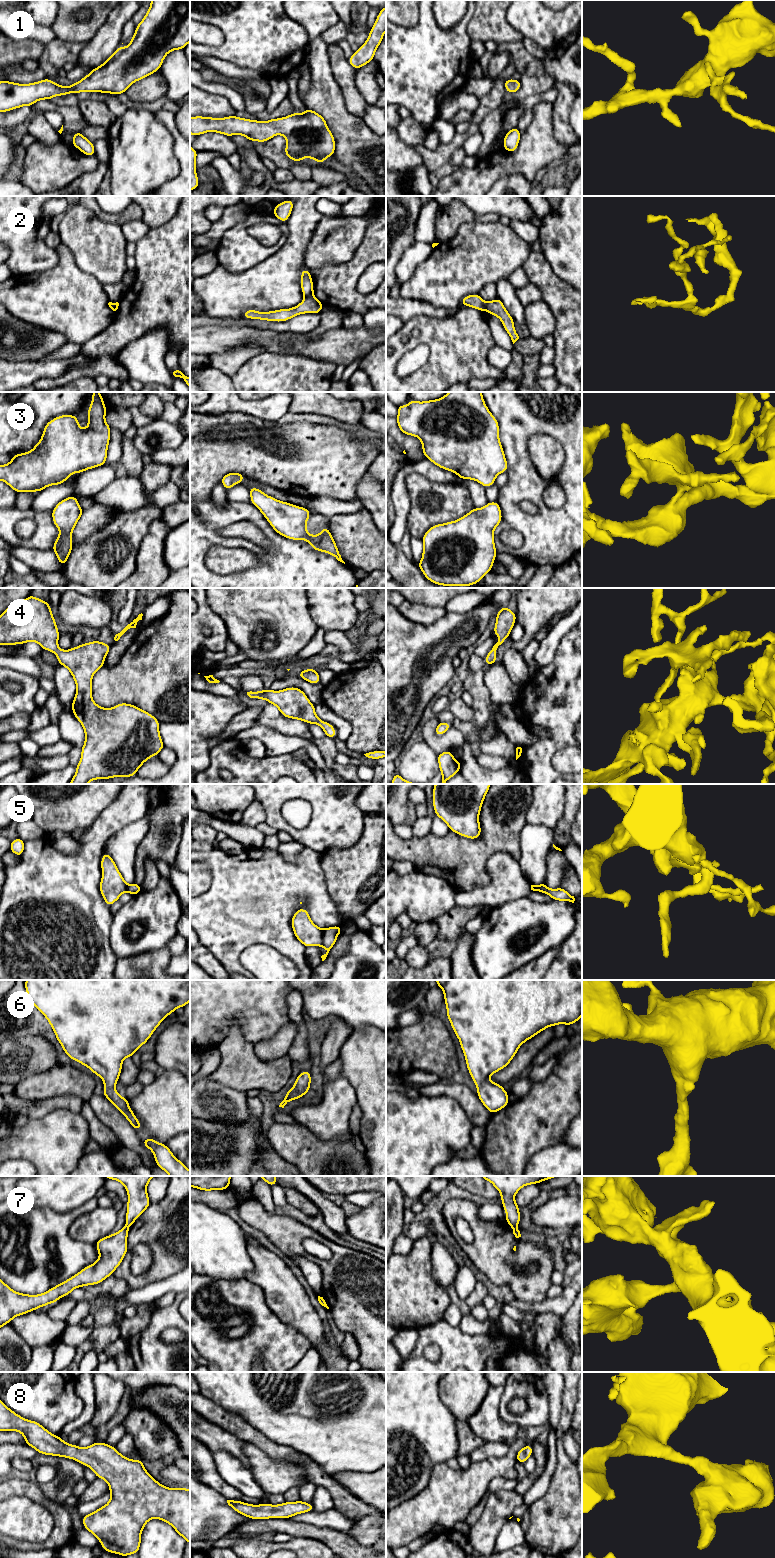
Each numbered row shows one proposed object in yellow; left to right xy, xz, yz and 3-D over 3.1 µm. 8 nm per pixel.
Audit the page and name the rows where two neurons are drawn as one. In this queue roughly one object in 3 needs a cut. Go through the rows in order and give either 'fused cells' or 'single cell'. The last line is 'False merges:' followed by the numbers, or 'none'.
1: single cell
2: fused cells
3: single cell
4: single cell
5: fused cells
6: single cell
7: fused cells
8: single cell
False merges: 2, 5, 7

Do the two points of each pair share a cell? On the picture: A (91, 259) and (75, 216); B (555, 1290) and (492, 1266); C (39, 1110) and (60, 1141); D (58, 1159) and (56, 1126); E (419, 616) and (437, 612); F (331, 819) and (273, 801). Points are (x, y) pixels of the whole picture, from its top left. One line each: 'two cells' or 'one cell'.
A: one cell
B: two cells
C: two cells
D: one cell
E: one cell
F: one cell

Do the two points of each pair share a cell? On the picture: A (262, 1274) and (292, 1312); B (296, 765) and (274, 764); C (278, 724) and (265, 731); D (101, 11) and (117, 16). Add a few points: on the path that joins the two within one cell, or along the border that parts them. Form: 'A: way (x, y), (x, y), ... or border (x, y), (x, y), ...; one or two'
A: way (271, 1283), (290, 1303); one
B: way (291, 765), (279, 765); one
C: border (256, 723), (267, 725), (286, 736), (293, 737); two
D: border (112, 10), (96, 33); two

